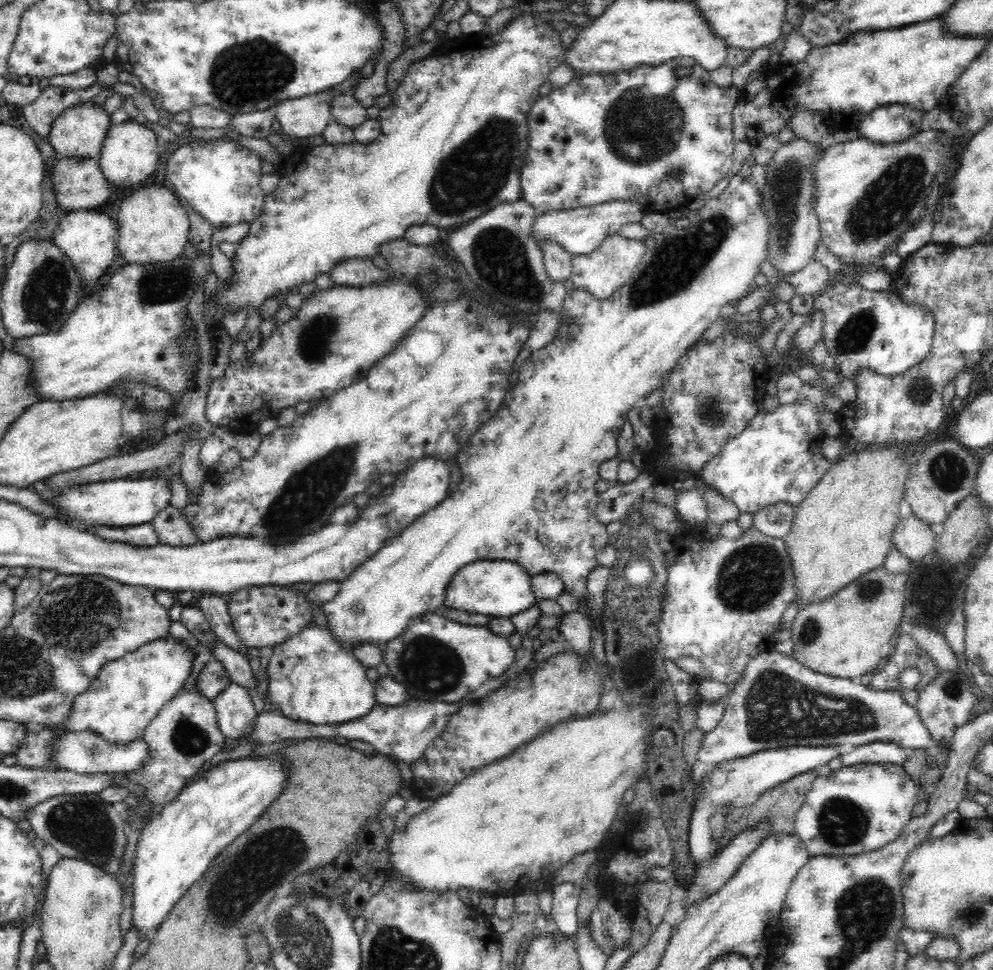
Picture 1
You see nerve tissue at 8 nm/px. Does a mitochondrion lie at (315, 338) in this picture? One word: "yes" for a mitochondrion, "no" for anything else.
yes

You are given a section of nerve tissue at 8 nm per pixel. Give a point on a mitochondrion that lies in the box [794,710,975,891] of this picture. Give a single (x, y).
(841, 823)

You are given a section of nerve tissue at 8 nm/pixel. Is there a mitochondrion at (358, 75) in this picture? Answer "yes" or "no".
no

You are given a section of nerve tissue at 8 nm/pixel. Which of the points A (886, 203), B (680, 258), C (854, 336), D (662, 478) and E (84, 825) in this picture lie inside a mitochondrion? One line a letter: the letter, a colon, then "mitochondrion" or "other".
A: mitochondrion
B: mitochondrion
C: mitochondrion
D: other
E: mitochondrion

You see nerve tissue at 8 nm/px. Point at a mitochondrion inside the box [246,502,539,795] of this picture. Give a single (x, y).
(428, 666)

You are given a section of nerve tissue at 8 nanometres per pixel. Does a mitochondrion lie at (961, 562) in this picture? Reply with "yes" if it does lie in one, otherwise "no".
no

